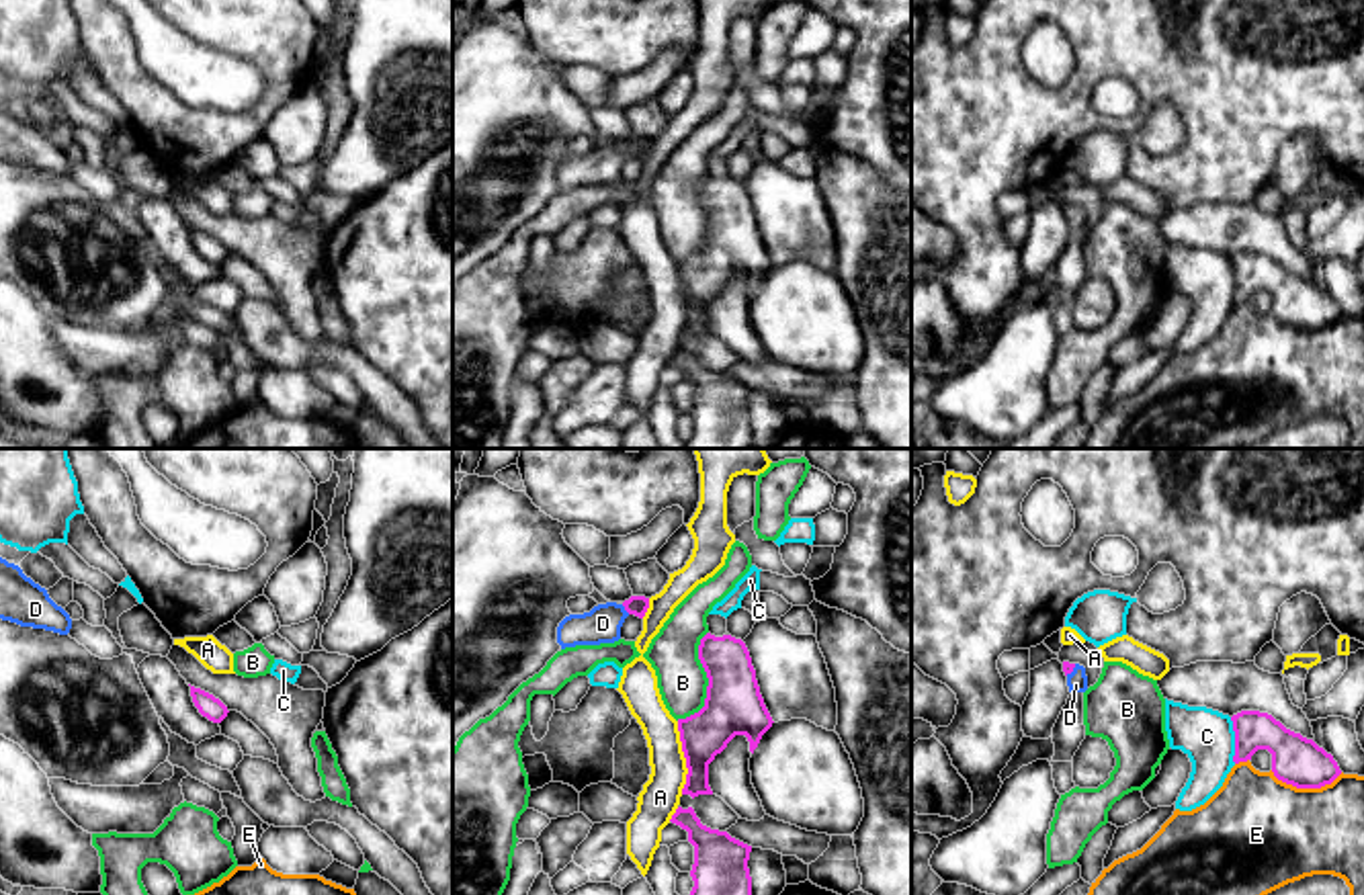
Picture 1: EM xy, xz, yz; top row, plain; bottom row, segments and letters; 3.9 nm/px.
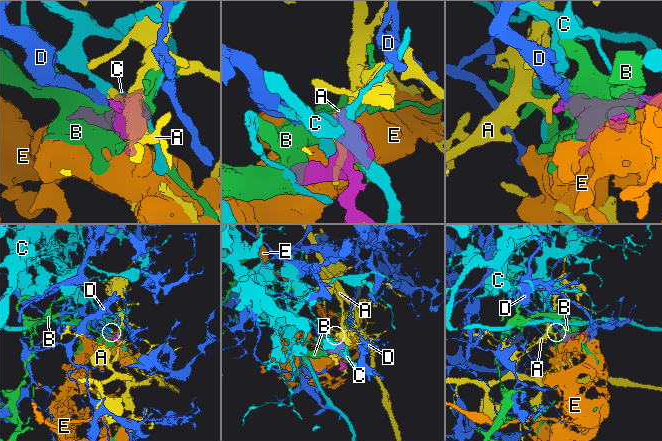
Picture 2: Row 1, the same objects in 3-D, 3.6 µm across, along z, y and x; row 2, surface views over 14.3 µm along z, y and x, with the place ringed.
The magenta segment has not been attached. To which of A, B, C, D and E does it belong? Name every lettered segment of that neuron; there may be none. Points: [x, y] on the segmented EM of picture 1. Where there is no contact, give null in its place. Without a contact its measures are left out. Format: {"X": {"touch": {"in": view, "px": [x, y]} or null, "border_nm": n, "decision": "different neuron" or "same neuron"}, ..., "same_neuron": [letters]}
{"A": {"touch": {"in": "xz", "px": [685, 756]}, "border_nm": 280, "decision": "different neuron"}, "B": {"touch": {"in": "xz", "px": [709, 683]}, "border_nm": 380, "decision": "different neuron"}, "C": {"touch": {"in": "yz", "px": [1235, 740]}, "border_nm": 190, "decision": "different neuron"}, "D": {"touch": {"in": "xz", "px": [625, 609]}, "border_nm": 50, "decision": "same neuron"}, "E": {"touch": {"in": "yz", "px": [1307, 787]}, "border_nm": 280, "decision": "different neuron"}, "same_neuron": ["D"]}

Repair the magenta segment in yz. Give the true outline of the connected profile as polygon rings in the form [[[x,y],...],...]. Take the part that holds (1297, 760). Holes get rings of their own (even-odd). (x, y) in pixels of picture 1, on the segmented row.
[[[1241,711],[1231,721],[1235,731],[1235,764],[1251,760],[1258,750],[1268,750],[1274,776],[1296,789],[1321,789],[1341,774],[1331,754],[1313,739],[1286,729],[1268,713]]]

